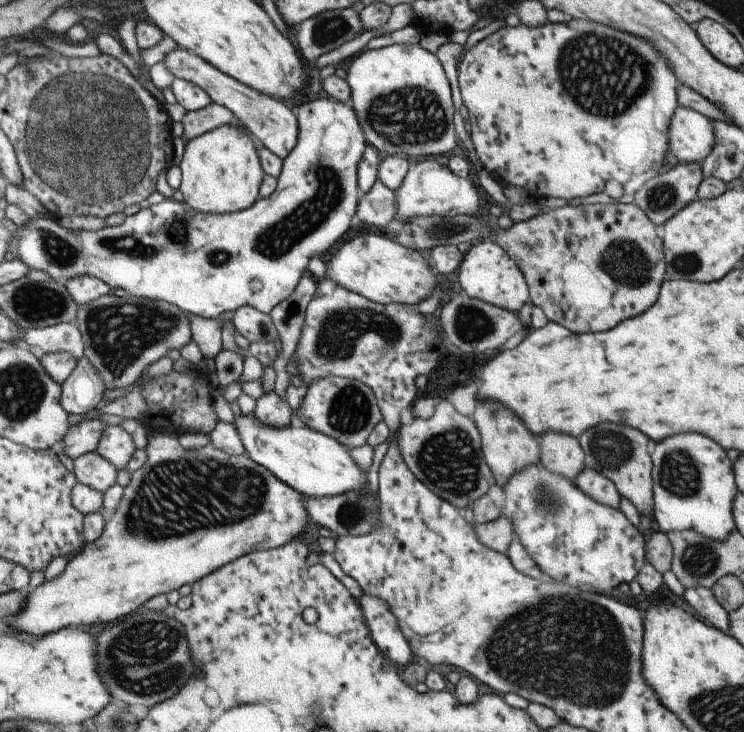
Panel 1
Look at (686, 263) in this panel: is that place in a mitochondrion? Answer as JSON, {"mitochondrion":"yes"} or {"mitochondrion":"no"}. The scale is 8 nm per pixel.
{"mitochondrion":"yes"}

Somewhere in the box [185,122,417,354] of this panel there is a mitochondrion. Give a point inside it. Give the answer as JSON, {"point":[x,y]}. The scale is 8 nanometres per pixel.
{"point":[278,239]}

